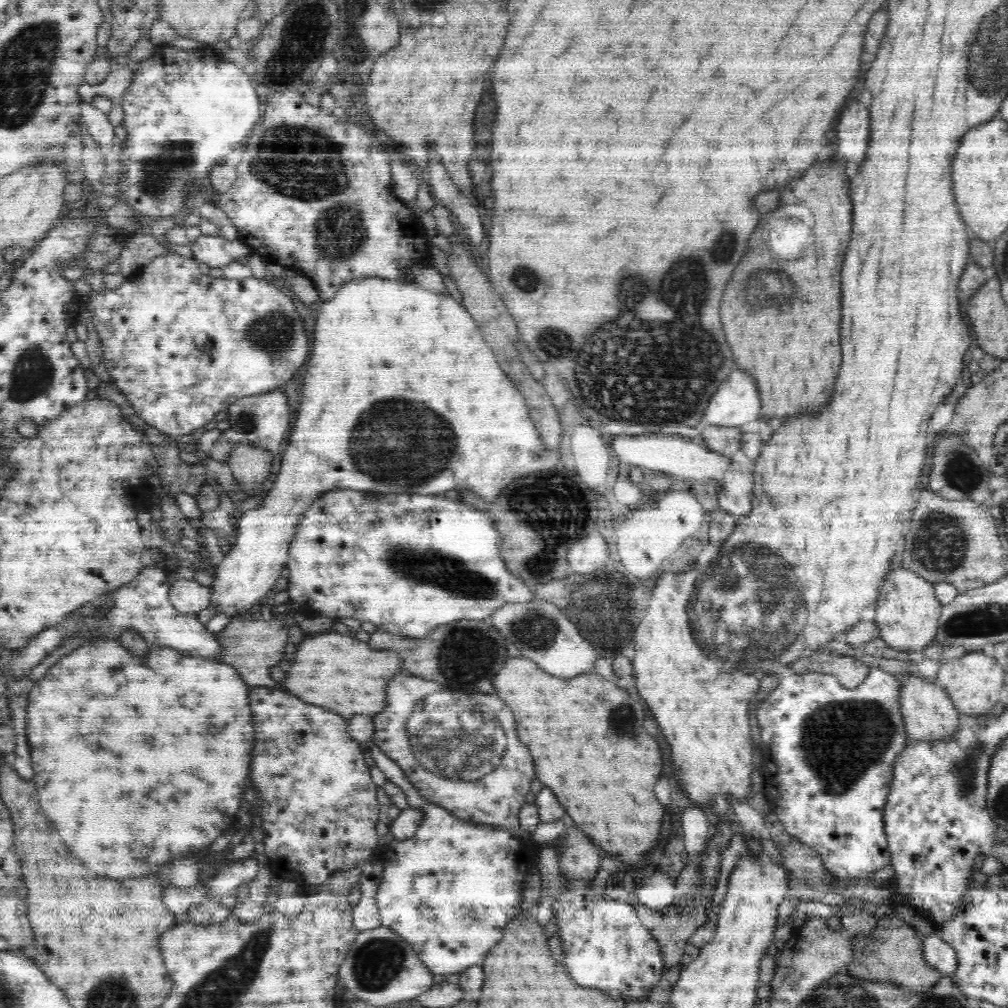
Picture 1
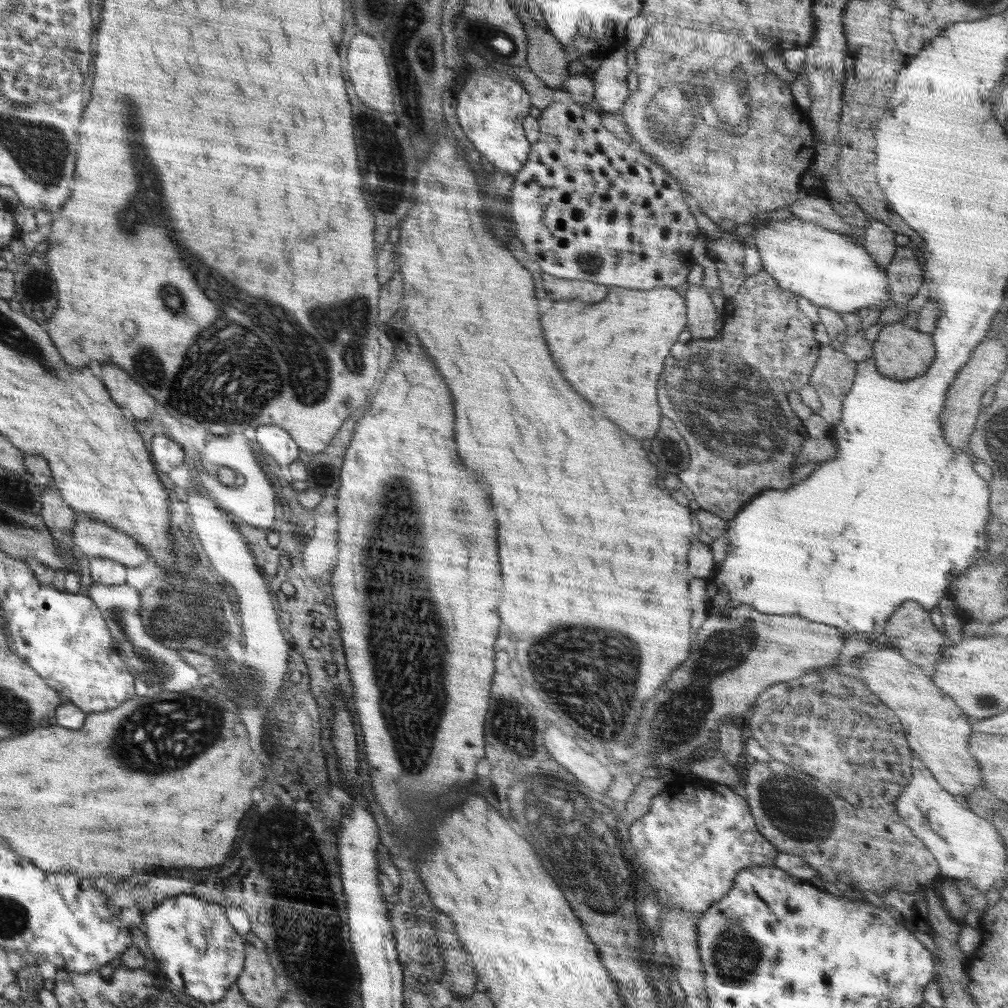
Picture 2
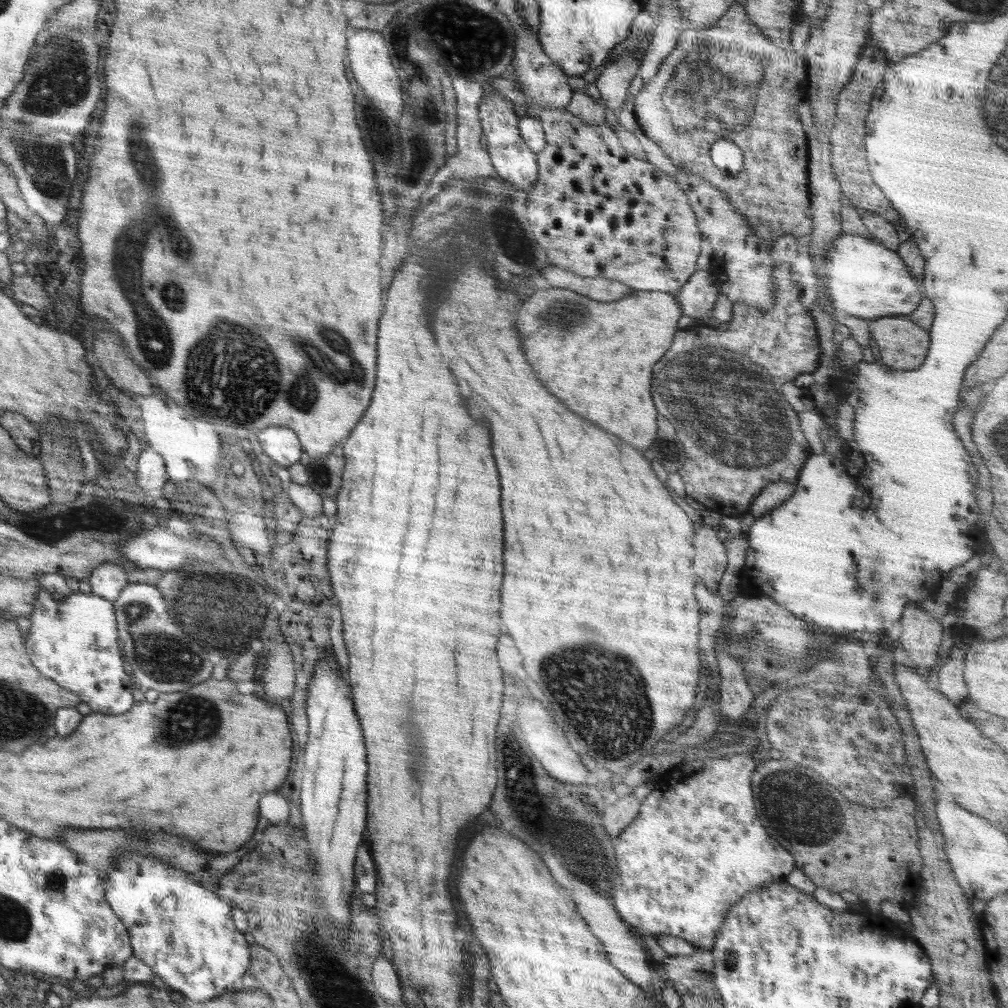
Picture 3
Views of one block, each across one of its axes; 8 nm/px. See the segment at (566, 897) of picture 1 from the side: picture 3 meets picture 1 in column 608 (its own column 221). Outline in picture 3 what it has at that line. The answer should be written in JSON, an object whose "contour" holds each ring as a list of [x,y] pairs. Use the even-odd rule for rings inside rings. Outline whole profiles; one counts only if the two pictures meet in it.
{"contour":[[[140,850],[140,856],[126,856],[120,860],[120,868],[107,872],[107,903],[119,915],[131,935],[135,956],[152,968],[162,978],[186,998],[194,1002],[204,1002],[214,996],[224,995],[224,990],[234,984],[249,969],[249,947],[233,921],[232,911],[216,893],[202,887],[194,874],[180,875],[172,866],[160,864],[150,852]]]}

